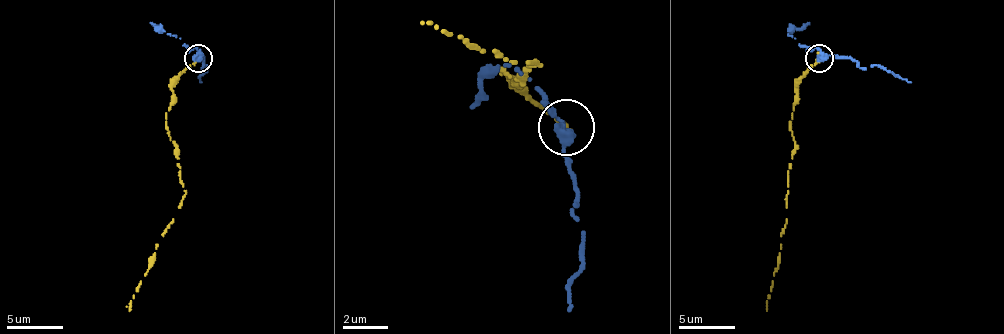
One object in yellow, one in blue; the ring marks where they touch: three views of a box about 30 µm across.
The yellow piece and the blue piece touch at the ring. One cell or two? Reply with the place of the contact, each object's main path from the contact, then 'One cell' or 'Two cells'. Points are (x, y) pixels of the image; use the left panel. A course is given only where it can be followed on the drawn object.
Place: (198, 58). Course of yellow: (199, 59), (176, 78), (174, 104), (165, 112), (185, 194), (157, 245), (154, 262), (128, 310). Course of blue: (199, 59), (196, 56), (205, 61), (202, 67), (207, 64), (199, 81). Two cells

